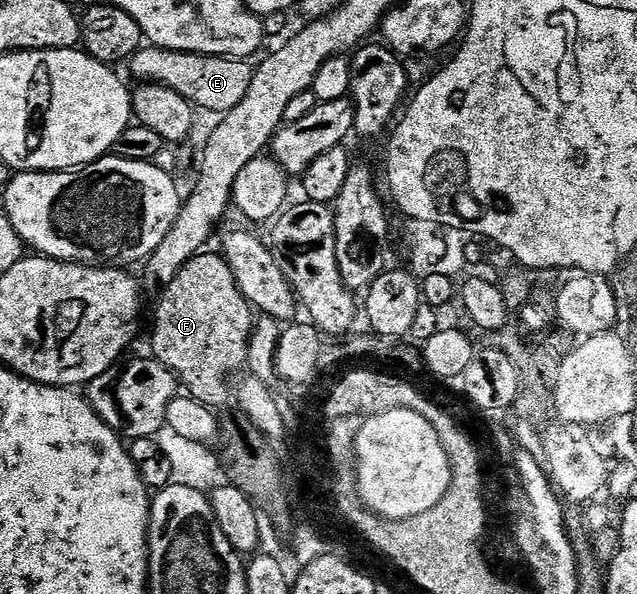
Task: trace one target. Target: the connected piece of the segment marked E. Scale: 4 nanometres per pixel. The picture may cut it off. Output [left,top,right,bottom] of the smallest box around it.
[127,46,254,114]

